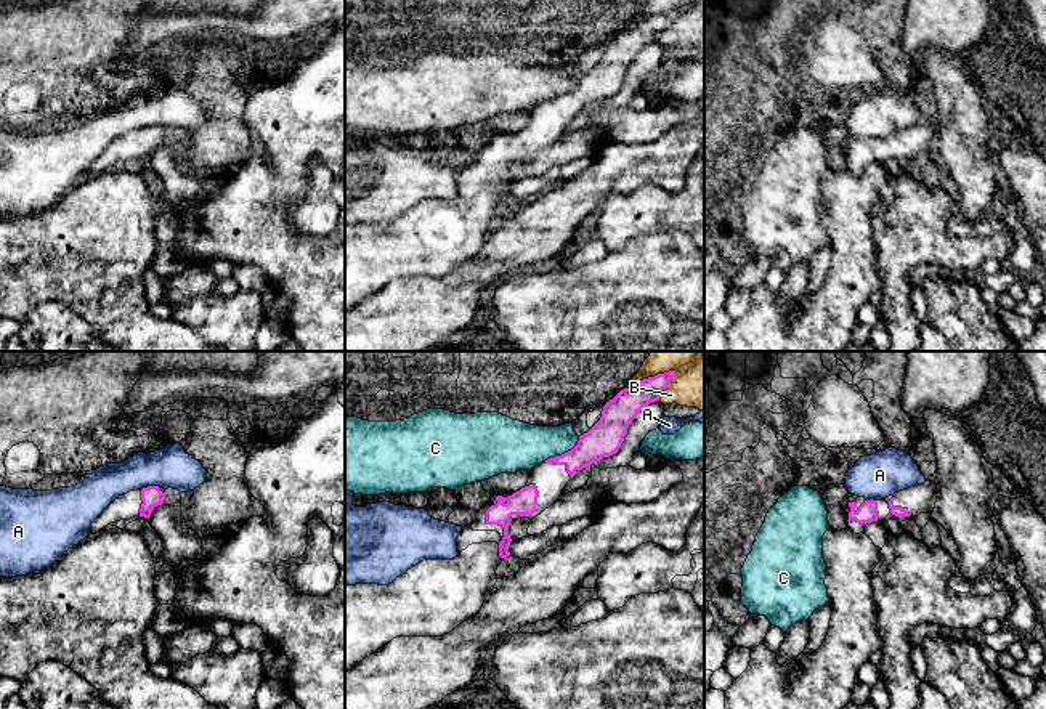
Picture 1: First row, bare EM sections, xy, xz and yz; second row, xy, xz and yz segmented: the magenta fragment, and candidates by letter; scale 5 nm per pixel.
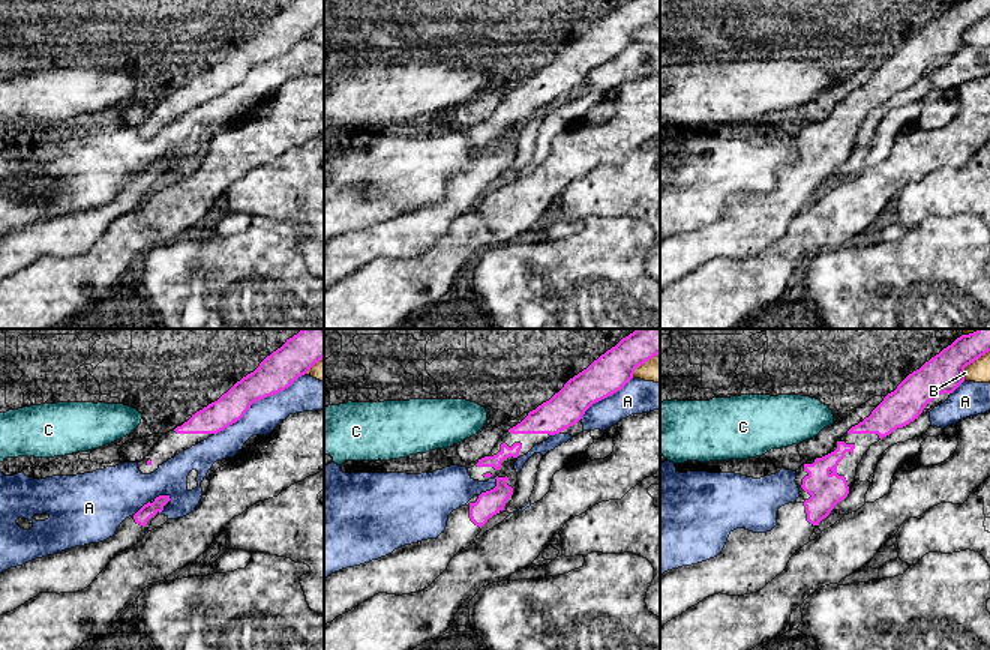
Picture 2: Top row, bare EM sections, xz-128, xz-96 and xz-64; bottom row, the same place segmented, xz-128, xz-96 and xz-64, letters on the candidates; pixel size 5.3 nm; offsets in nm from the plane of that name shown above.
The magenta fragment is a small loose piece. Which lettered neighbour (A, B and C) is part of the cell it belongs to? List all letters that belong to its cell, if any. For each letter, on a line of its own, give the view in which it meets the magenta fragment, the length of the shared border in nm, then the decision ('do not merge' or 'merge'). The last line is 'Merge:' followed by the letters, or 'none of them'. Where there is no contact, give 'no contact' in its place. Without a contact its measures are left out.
A: xy | 90 nm | do not merge
B: xz | 280 nm | do not merge
C: xz | 220 nm | do not merge
Merge: none of them

